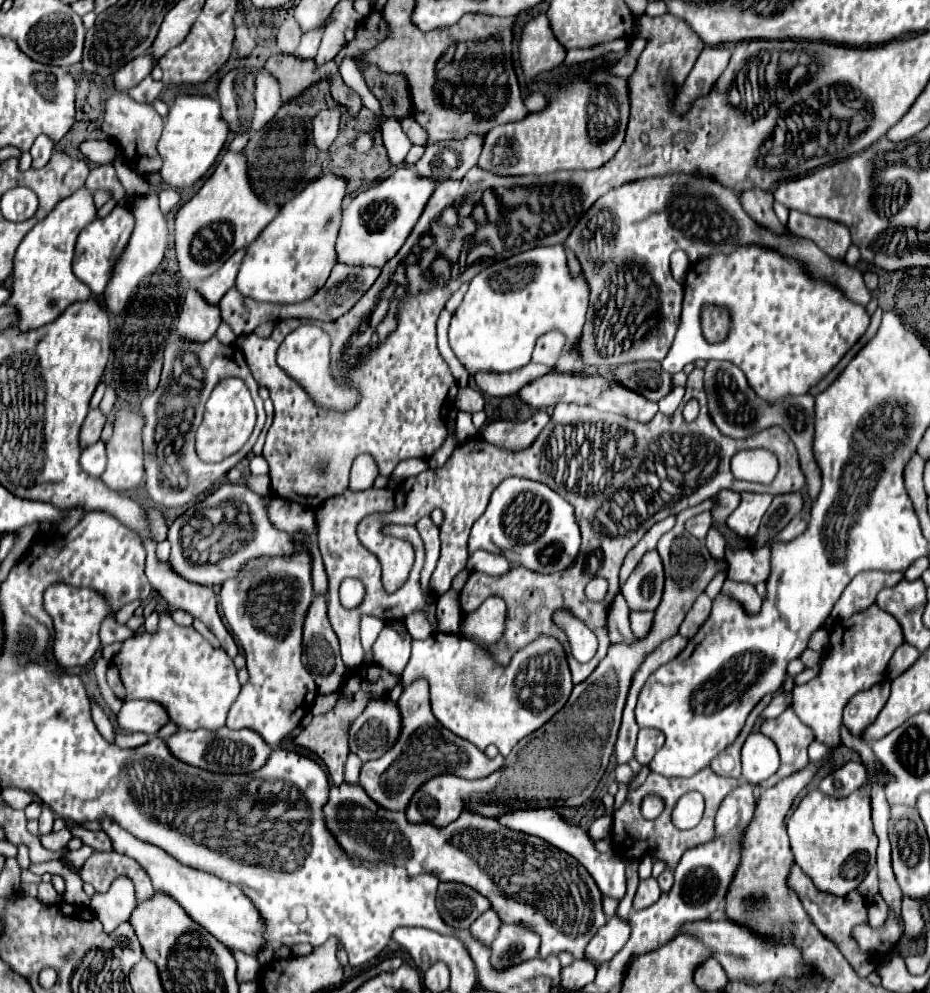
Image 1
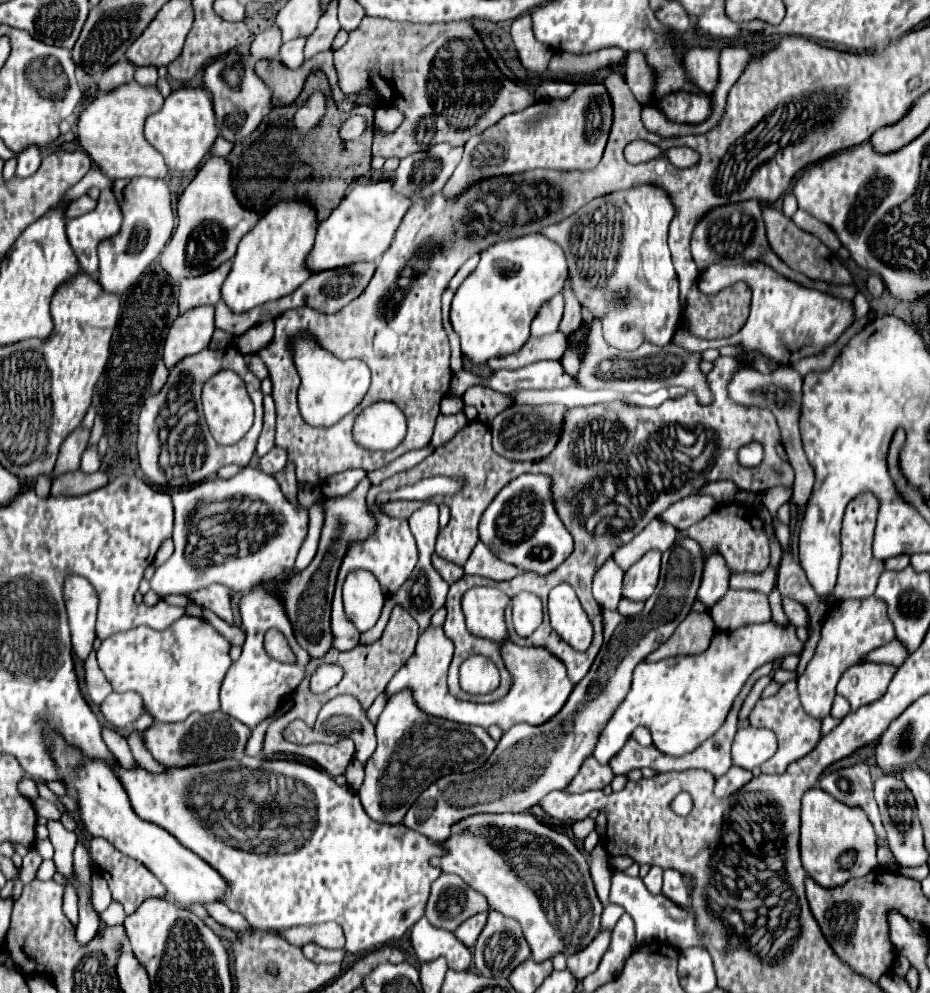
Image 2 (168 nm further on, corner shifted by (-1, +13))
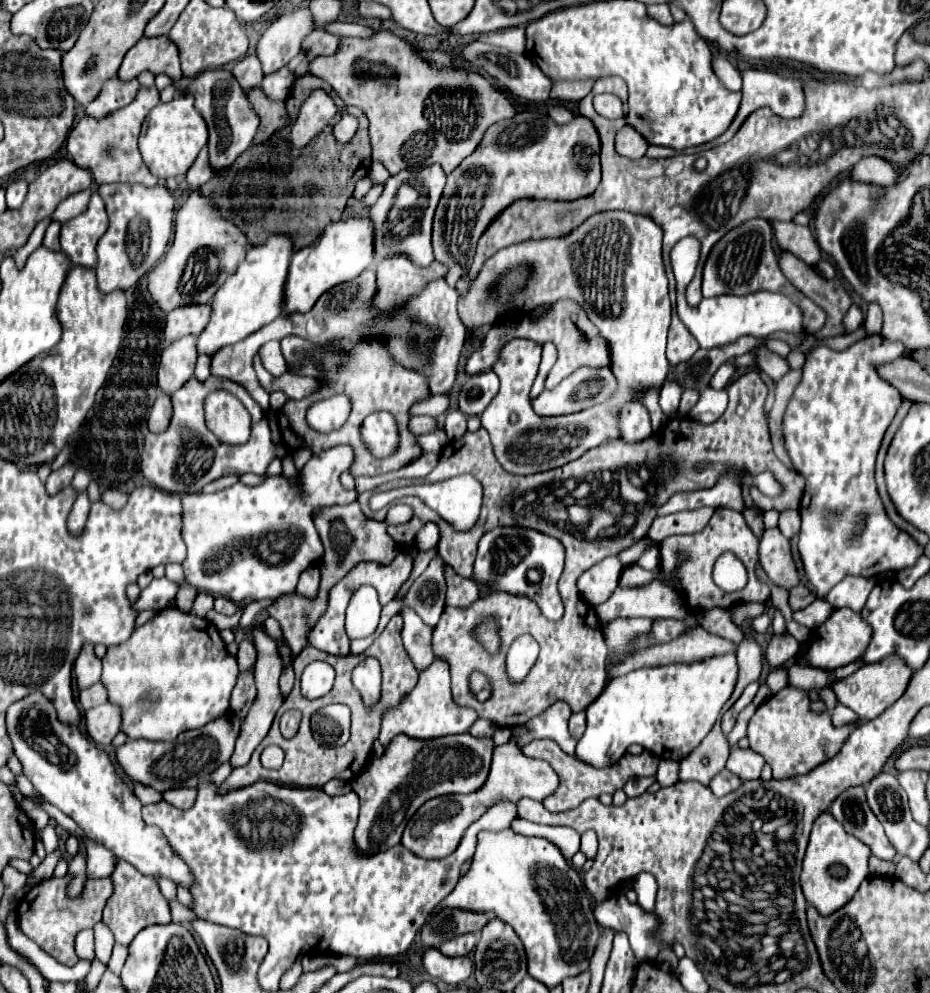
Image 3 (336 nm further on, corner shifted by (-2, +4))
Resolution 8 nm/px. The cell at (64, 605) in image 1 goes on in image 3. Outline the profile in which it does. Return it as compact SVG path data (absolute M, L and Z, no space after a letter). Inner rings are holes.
M84 643L80 655L74 661L74 675L78 689L86 689L94 685L100 679L100 671L102 671L102 661L94 655L94 645Z

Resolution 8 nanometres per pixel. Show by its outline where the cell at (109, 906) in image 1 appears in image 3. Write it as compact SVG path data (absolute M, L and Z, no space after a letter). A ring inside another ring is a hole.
M116 943L116 945L114 945L114 951L112 951L112 957L110 957L110 961L108 961L108 969L114 971L116 975L120 975L120 969L122 969L122 965L124 965L127 956L128 947Z

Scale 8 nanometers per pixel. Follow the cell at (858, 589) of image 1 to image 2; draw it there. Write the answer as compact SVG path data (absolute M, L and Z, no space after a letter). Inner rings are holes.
M871 492L855 496L845 510L843 516L843 528L841 528L841 562L839 562L839 578L837 586L833 590L835 600L845 598L869 598L875 592L877 580L883 572L883 562L875 560L871 554L871 532L875 530L875 518L879 510L879 500Z

